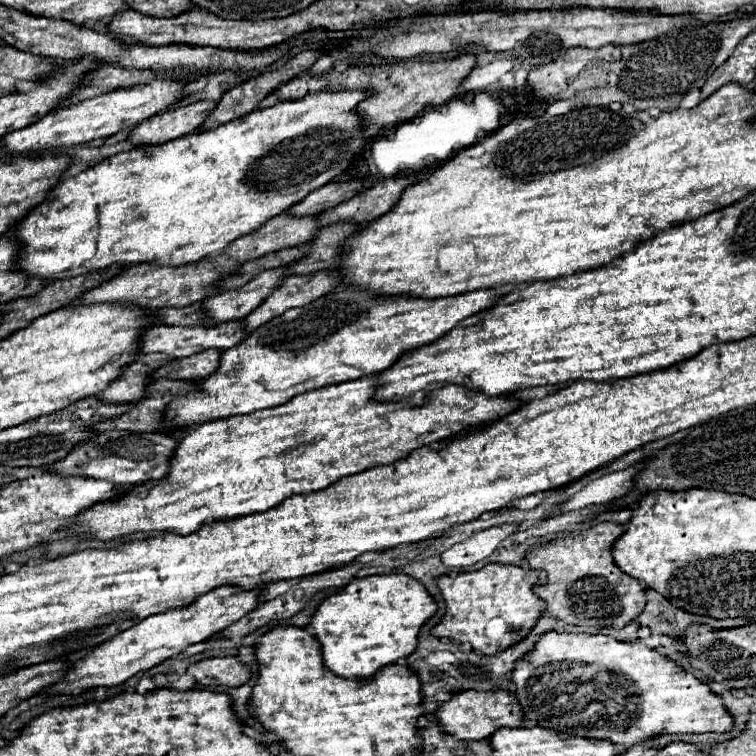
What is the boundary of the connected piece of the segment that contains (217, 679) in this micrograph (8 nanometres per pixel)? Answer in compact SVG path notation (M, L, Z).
M215 657L215 659L203 659L197 663L191 663L187 667L187 673L197 679L201 685L225 685L225 687L237 687L243 685L249 679L249 669L239 663L237 657Z

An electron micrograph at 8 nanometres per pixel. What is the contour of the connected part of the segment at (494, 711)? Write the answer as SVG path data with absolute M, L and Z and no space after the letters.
M455 691L451 693L451 699L445 701L443 705L439 705L439 709L435 711L435 717L439 721L439 725L443 727L445 733L453 735L455 739L473 739L473 741L481 741L487 739L489 735L493 735L493 731L497 731L497 727L519 727L523 713L521 713L521 705L517 703L517 699L513 697L511 691Z

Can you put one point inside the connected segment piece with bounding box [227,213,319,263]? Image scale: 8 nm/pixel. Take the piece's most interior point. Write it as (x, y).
(283, 231)

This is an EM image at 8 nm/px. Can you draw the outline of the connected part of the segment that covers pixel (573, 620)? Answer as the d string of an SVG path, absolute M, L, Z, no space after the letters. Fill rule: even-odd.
M603 521L579 533L565 531L547 543L537 543L525 559L535 569L547 571L547 583L535 585L533 591L547 603L545 613L567 625L613 627L623 629L645 607L645 585L623 573L613 557L611 545L623 533L623 525Z

